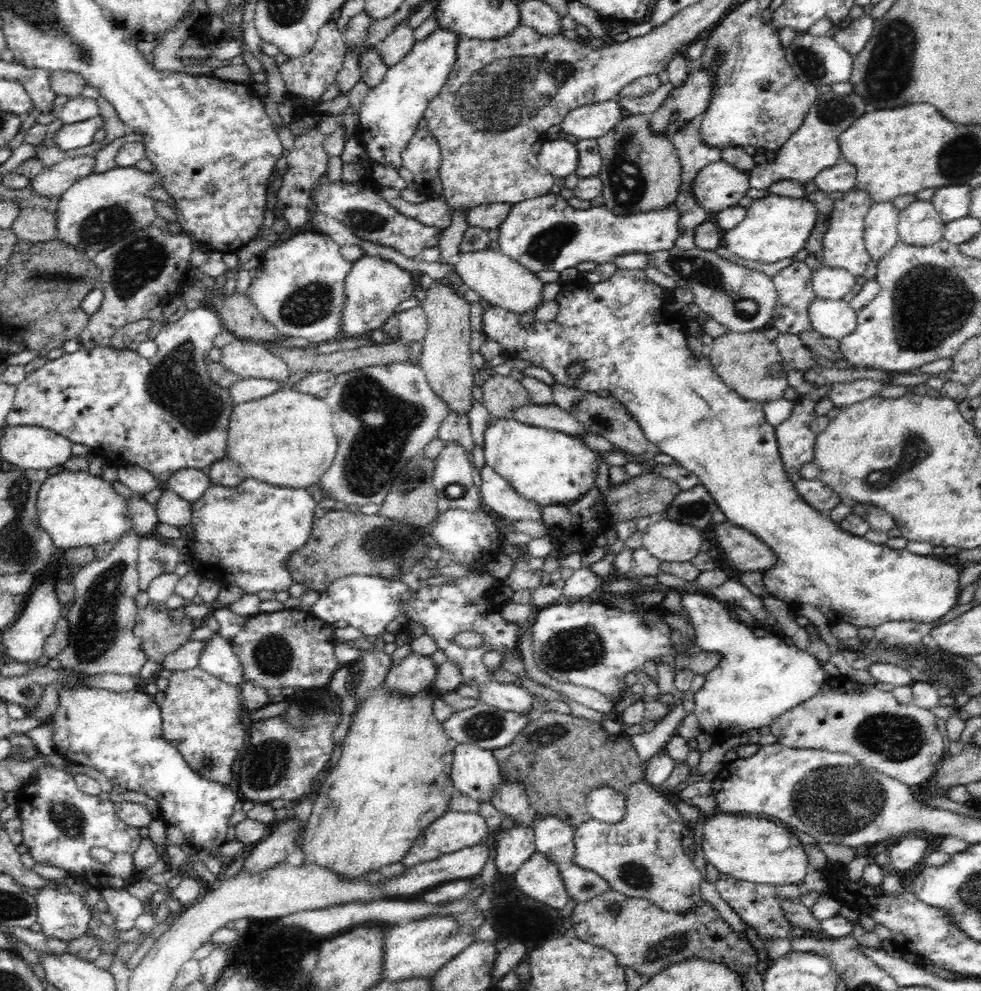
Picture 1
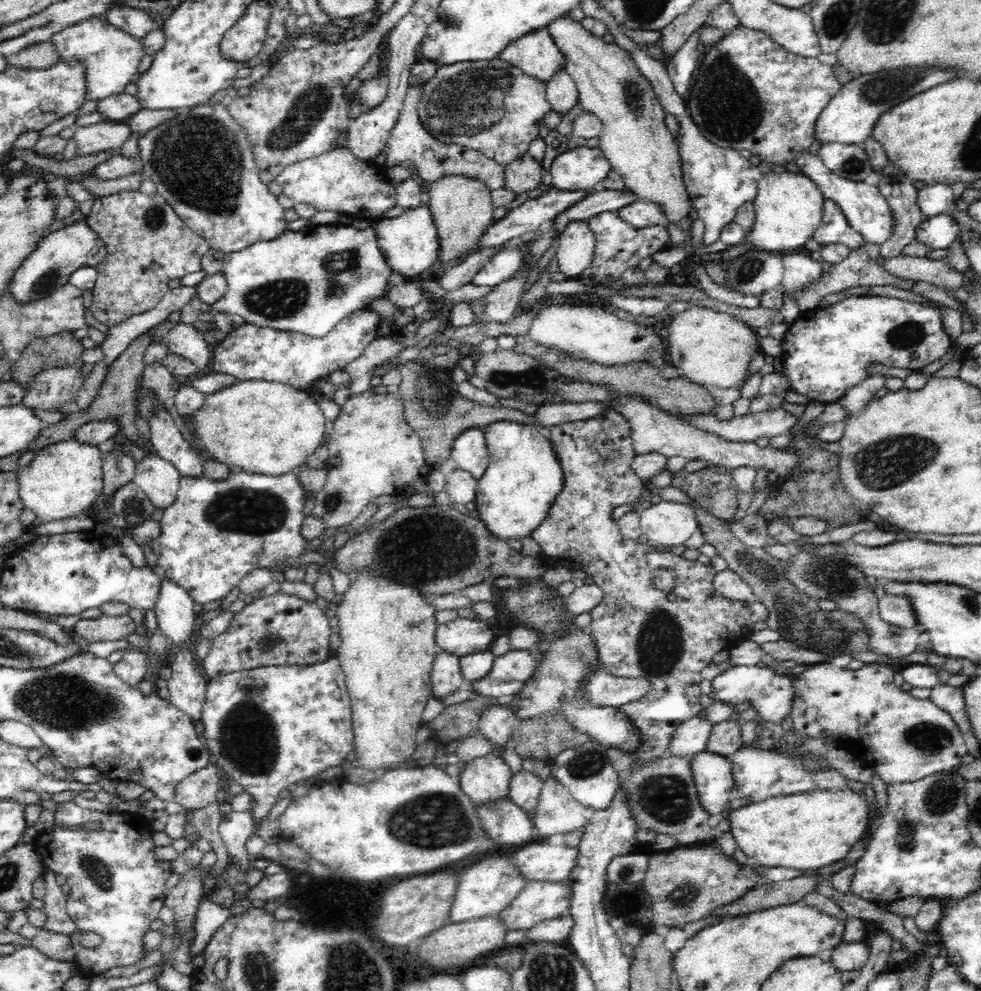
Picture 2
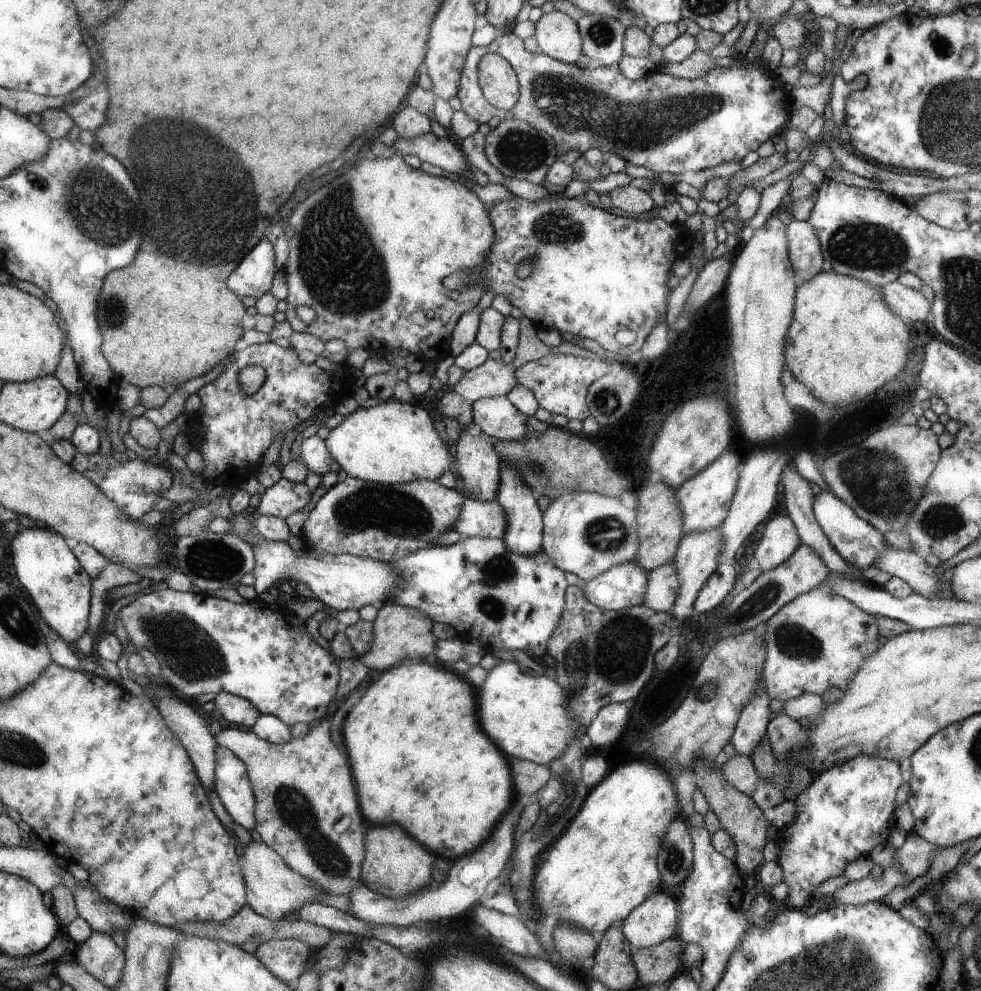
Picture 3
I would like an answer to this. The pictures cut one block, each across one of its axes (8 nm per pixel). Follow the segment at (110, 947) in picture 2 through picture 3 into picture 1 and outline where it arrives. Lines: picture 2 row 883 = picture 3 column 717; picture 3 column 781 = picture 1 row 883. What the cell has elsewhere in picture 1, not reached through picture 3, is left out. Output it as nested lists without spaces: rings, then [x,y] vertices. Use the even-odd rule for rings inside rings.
[[[52,764],[42,765],[37,768],[36,775],[31,776],[26,786],[18,792],[15,804],[19,808],[18,816],[22,820],[23,844],[26,844],[27,852],[38,864],[50,864],[50,866],[64,868],[69,874],[76,876],[80,882],[90,884],[95,889],[124,890],[128,888],[128,884],[140,877],[134,869],[134,852],[143,839],[138,833],[139,828],[126,825],[118,817],[114,809],[114,802],[110,799],[101,800],[97,796],[90,796],[80,791],[74,773],[68,773],[65,768]],[[92,848],[108,848],[110,852],[114,852],[114,857],[108,863],[100,863],[90,855]]]

